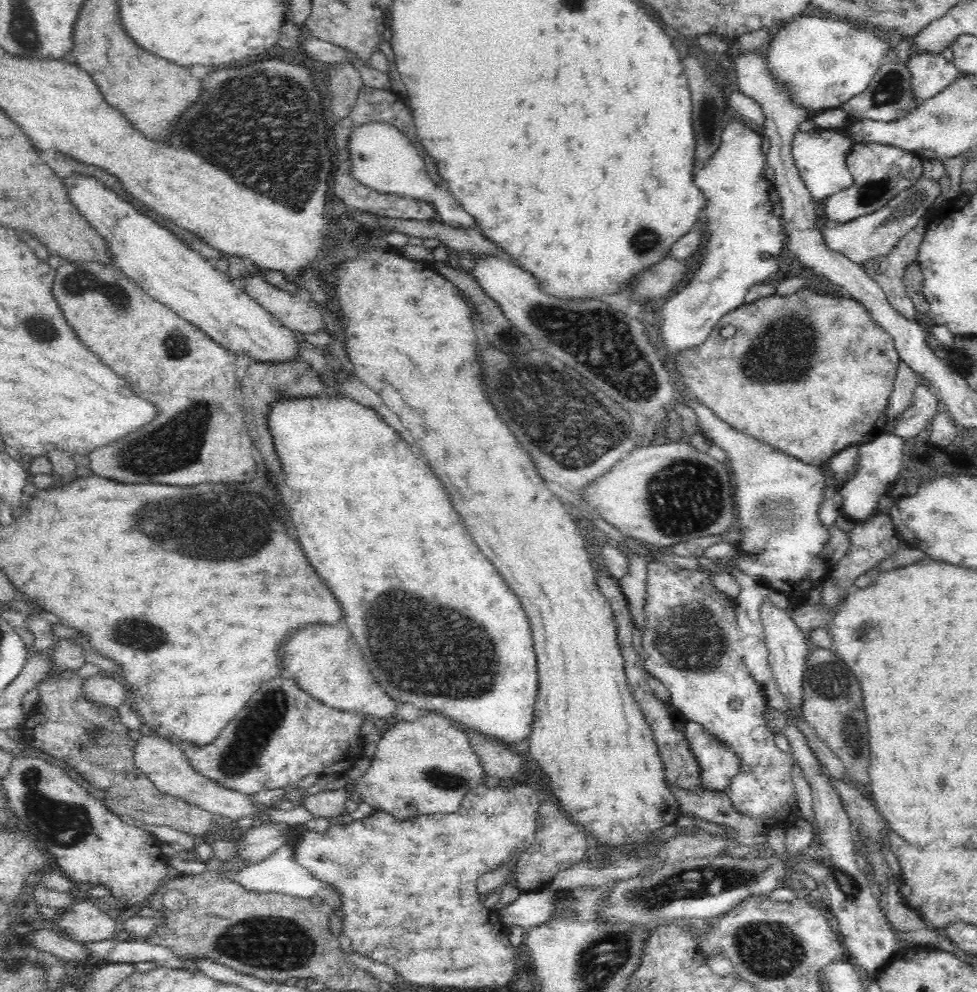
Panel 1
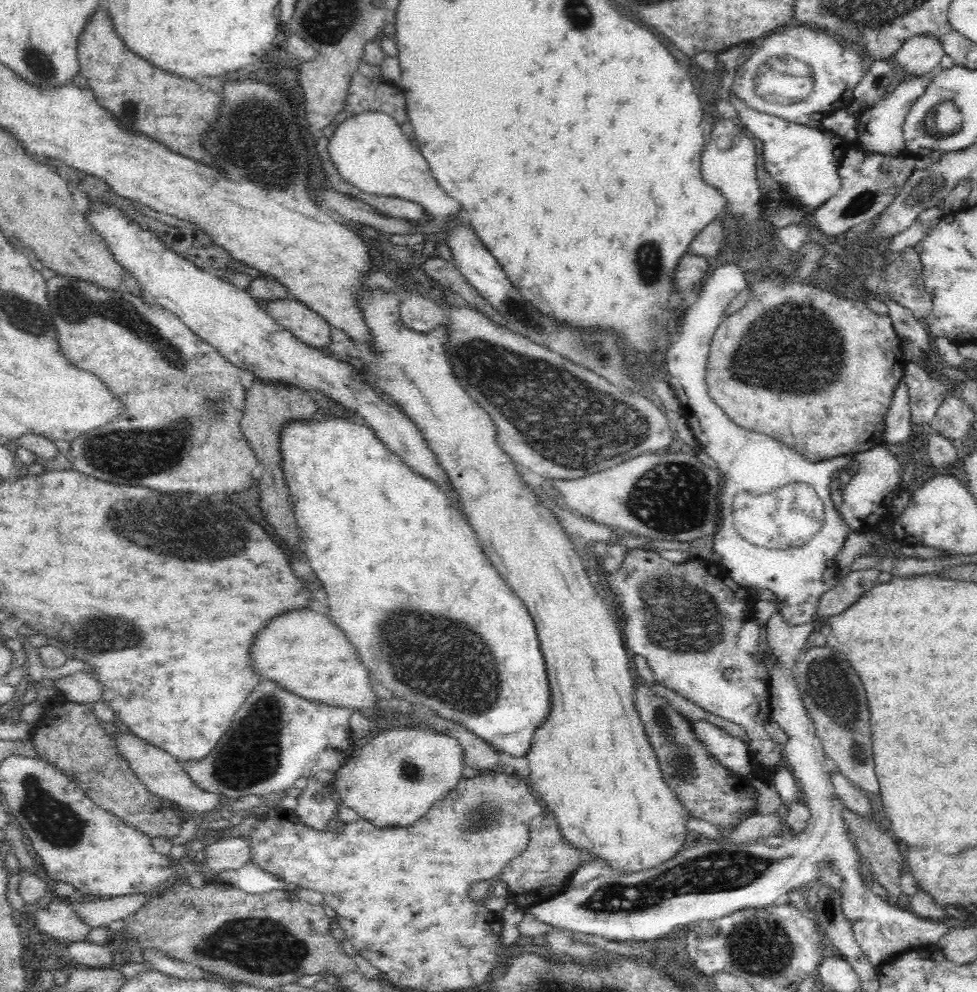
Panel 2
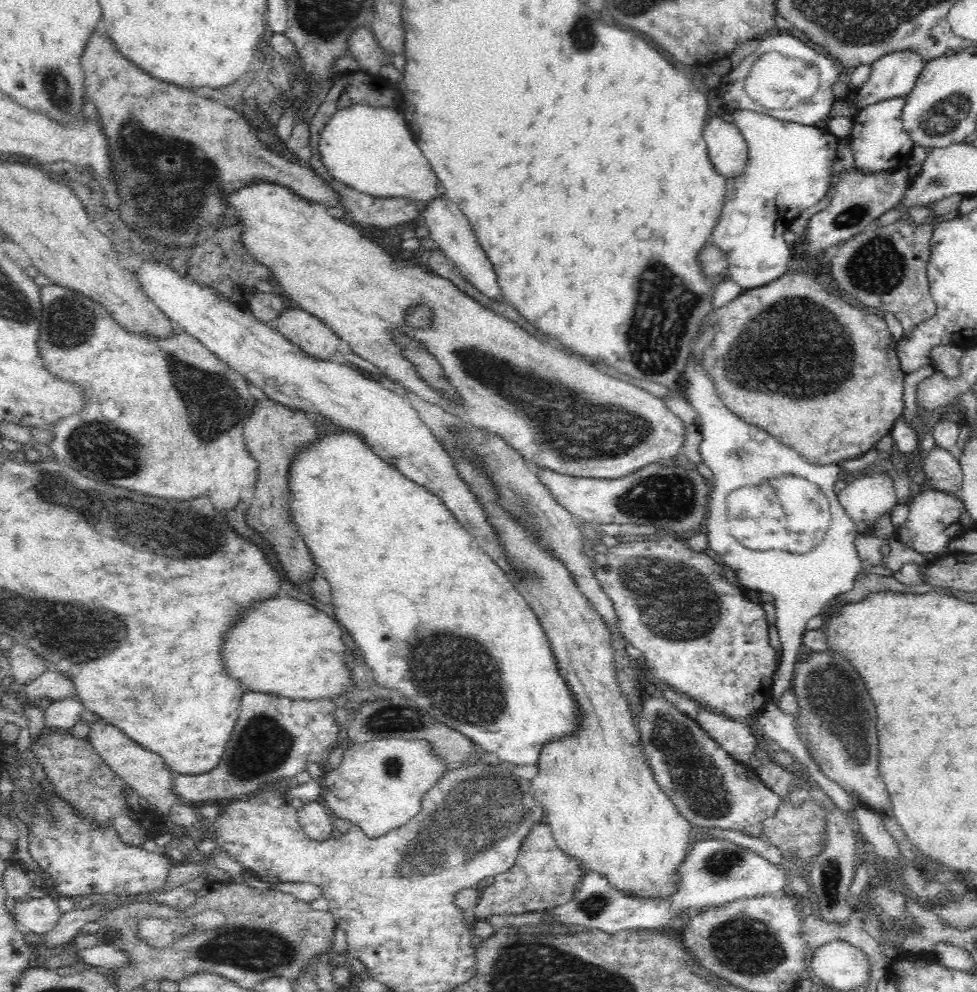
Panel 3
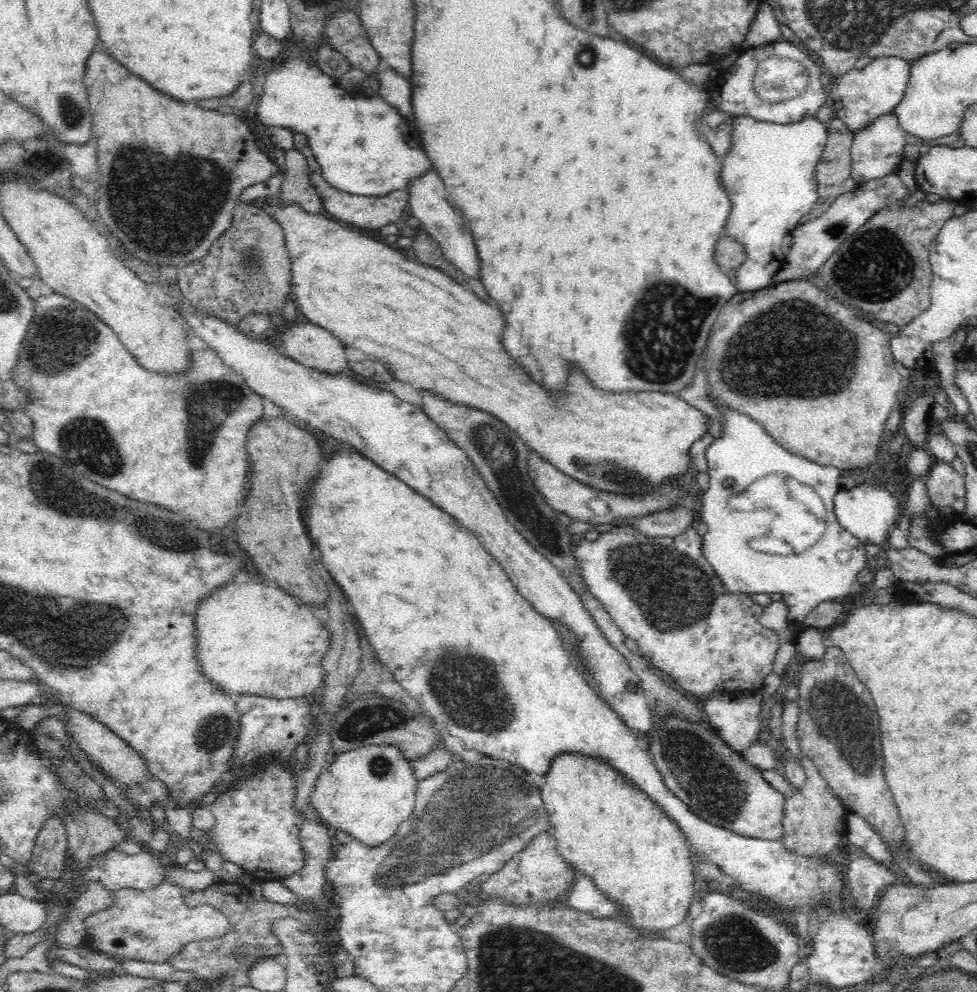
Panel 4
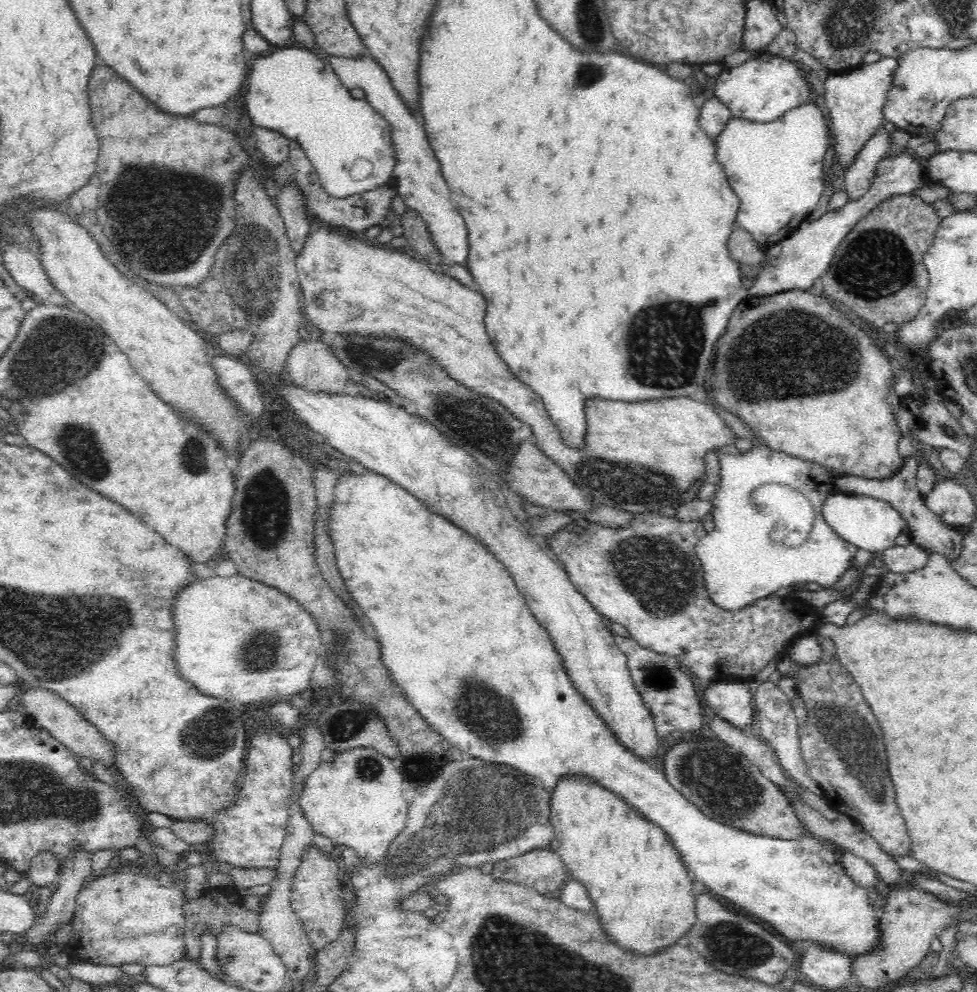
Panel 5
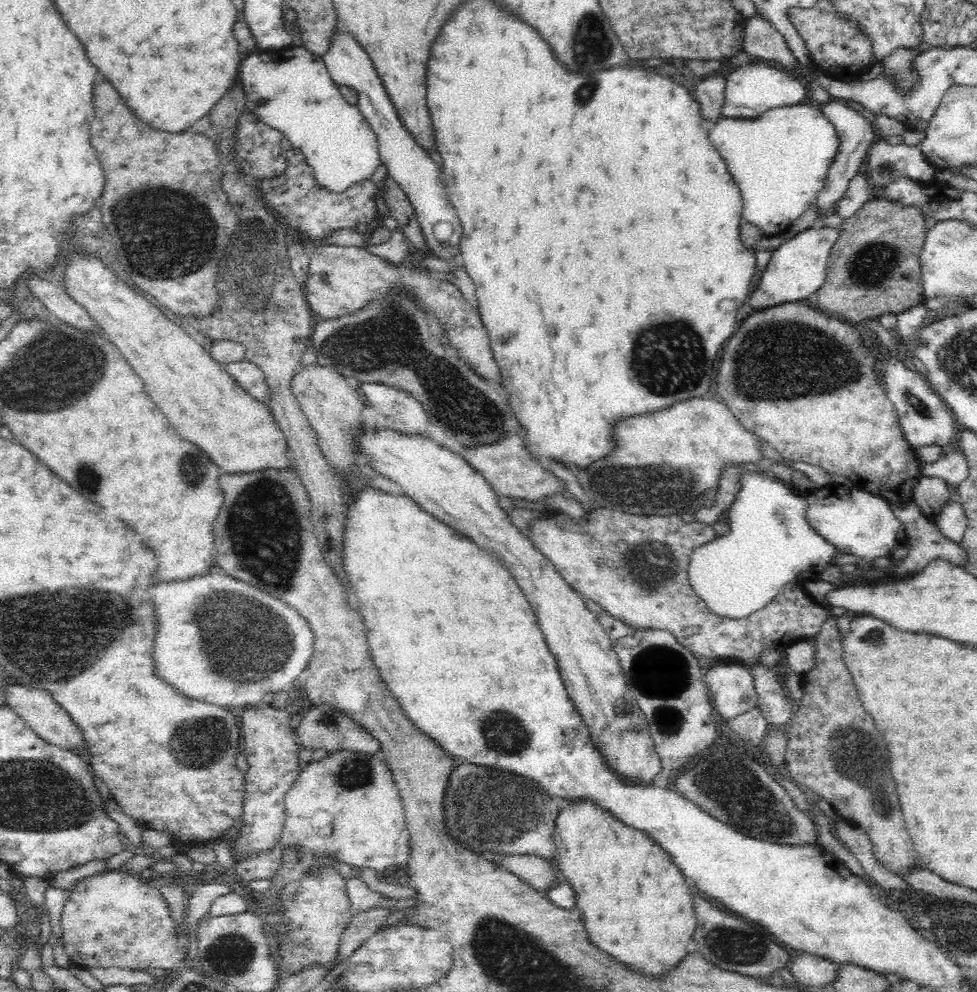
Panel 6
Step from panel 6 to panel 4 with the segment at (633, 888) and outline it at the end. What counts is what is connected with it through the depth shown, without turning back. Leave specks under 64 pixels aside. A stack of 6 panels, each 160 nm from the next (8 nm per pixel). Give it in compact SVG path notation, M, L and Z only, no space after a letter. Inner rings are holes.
M560 753L552 759L545 778L540 794L544 808L548 810L550 828L547 832L555 838L560 856L575 872L590 877L608 900L612 898L612 902L621 904L624 914L628 914L626 918L632 920L629 924L638 931L654 934L678 926L692 906L692 894L697 884L690 861L692 850L676 821L672 821L642 789L600 757Z

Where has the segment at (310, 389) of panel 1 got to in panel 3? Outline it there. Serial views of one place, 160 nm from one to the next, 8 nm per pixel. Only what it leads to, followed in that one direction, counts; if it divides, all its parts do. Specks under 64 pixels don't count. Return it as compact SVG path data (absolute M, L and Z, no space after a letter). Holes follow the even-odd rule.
M260 400L254 405L254 412L244 424L243 438L248 452L255 458L258 468L254 498L248 506L248 524L256 528L262 538L272 546L290 582L306 590L309 581L319 570L310 549L299 537L297 526L291 515L288 472L293 456L306 445L317 441L320 436L309 415L302 410L291 410L274 400Z

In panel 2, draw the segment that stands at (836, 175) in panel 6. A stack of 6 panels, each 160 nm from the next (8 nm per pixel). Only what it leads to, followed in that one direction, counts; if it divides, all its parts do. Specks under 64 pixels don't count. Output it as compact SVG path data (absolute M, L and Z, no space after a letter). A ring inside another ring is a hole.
M919 34L909 38L890 61L900 65L905 79L908 75L925 75L940 68L945 55L942 41L934 35Z

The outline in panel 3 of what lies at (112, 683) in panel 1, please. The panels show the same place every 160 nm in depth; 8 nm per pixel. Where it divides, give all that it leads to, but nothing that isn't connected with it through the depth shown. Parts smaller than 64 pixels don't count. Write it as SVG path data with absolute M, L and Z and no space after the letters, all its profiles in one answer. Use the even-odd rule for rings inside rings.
M49 668L40 678L28 685L14 687L12 691L18 692L24 702L31 704L41 699L59 701L68 697L74 697L74 684L70 678L57 672L54 668Z

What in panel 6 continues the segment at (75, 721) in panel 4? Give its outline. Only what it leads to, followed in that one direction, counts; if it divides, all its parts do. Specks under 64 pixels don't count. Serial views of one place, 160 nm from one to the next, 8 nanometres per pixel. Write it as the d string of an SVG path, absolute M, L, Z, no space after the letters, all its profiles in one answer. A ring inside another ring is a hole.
M5 685L4 692L5 704L14 709L41 739L71 751L73 751L74 748L85 746L84 733L82 733L78 725L72 721L70 714L54 700L50 692L26 685Z

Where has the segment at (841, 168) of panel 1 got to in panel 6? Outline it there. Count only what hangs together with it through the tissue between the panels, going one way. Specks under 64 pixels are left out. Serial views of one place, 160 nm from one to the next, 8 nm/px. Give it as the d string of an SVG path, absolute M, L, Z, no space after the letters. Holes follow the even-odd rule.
M800 102L794 103L793 105L772 108L771 110L764 112L764 116L760 114L760 118L756 118L756 120L754 120L754 118L721 117L717 120L715 127L709 130L709 139L714 145L714 148L720 153L720 156L724 159L732 178L736 181L736 184L741 190L741 196L743 199L741 224L750 223L757 226L763 232L765 237L783 235L788 228L792 226L794 220L800 218L806 210L816 207L818 194L820 194L820 191L824 188L830 165L833 163L840 144L835 126L824 116L824 113L818 107L818 104L800 104Z

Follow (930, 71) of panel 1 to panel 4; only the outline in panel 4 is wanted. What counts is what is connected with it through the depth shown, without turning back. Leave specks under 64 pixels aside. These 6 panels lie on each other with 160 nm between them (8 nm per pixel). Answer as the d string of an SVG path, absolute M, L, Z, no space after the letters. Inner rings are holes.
M894 111L879 116L870 121L866 126L853 132L853 145L851 146L851 177L856 181L856 186L864 185L874 179L894 173L900 162L905 159L904 146L906 146L906 131L900 127L898 117Z

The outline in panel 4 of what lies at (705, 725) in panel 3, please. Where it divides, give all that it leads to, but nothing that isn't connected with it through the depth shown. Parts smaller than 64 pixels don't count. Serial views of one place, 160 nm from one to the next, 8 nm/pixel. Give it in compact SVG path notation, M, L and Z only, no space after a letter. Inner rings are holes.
M759 692L740 694L740 696L730 696L729 694L712 696L712 698L706 700L703 706L705 718L707 718L706 724L714 730L719 735L719 739L723 740L732 750L740 753L742 750L748 750L764 727L760 718L762 699L762 695L760 695Z

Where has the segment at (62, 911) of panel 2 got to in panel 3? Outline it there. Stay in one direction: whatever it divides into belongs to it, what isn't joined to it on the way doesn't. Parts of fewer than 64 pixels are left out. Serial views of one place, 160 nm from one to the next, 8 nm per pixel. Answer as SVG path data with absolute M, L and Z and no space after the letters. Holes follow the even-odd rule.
M50 895L38 899L17 900L11 914L17 921L18 928L43 935L56 928L63 916L57 900Z

